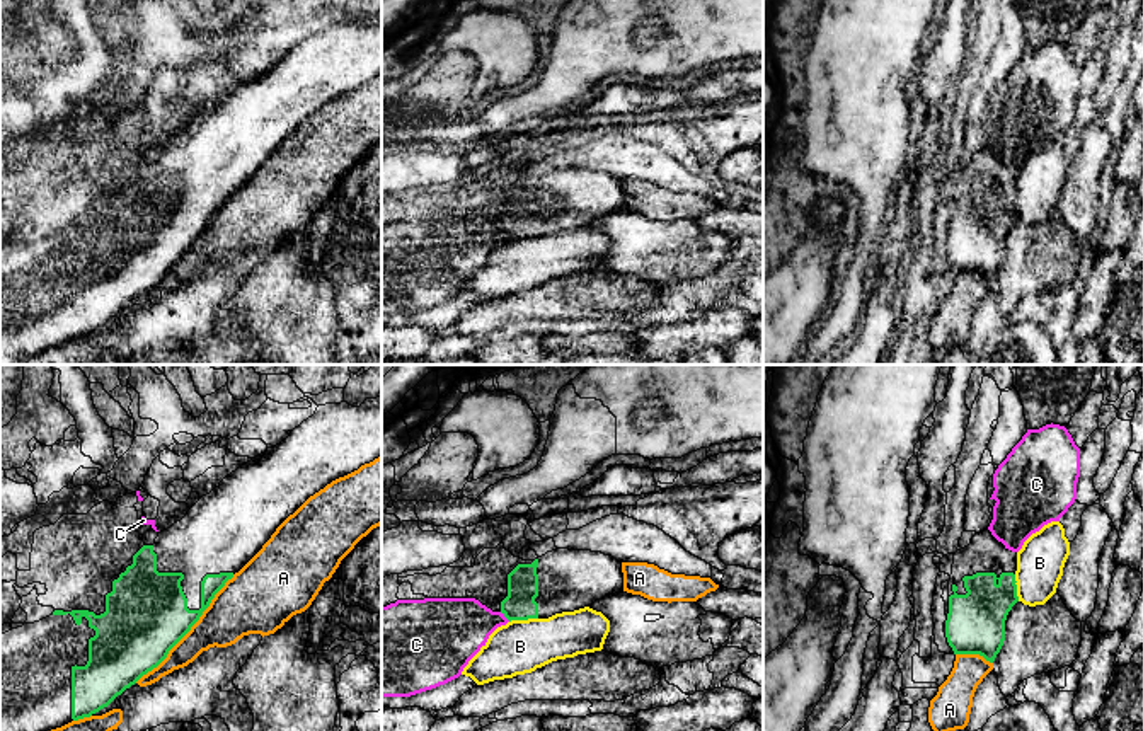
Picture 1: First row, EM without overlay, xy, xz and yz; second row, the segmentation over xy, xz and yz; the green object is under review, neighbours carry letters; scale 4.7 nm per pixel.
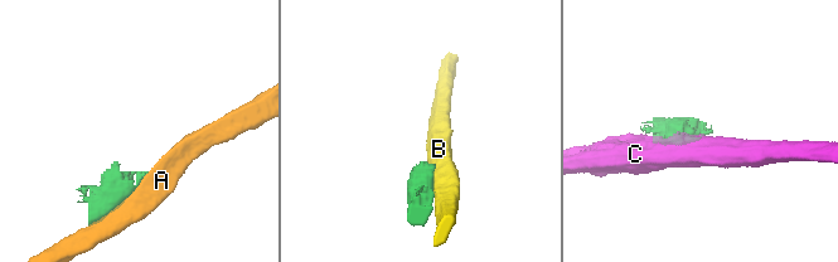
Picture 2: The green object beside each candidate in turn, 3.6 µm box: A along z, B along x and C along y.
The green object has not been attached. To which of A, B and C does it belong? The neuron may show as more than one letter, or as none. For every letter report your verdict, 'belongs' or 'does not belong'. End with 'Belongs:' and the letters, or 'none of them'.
A: does not belong
B: does not belong
C: does not belong
Belongs: none of them

